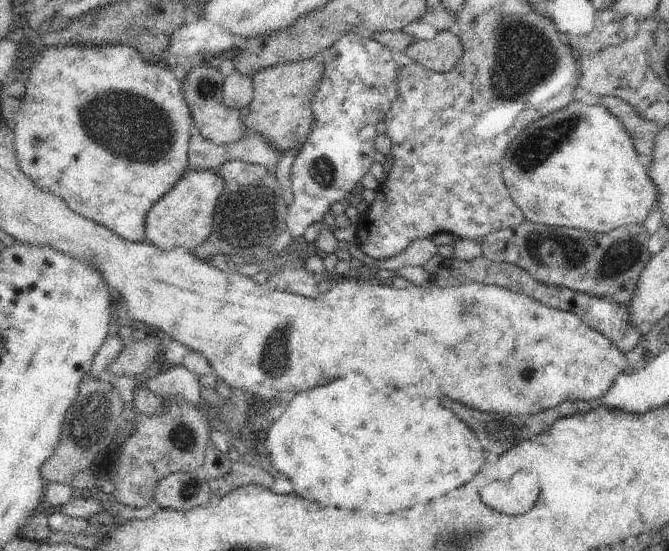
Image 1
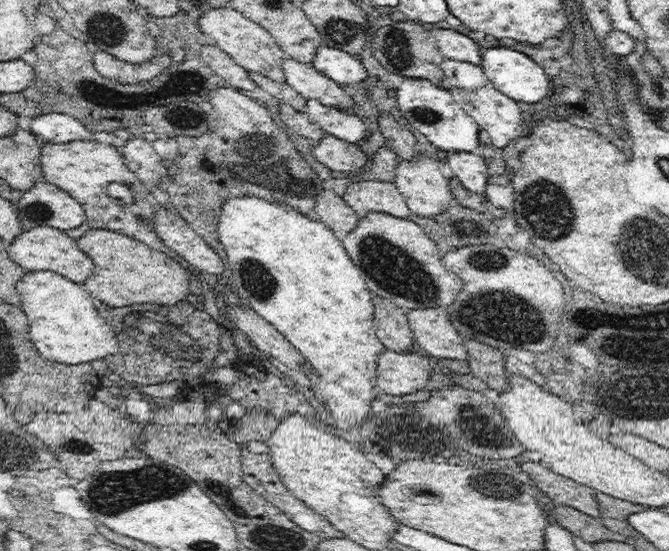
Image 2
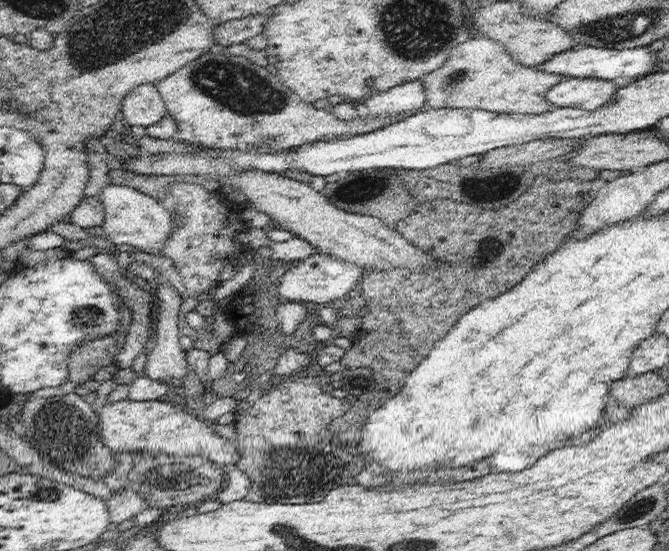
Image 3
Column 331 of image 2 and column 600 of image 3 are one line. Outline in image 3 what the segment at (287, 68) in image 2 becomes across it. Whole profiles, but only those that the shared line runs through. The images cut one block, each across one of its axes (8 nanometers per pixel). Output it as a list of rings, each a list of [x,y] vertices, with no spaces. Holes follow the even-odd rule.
[[[573,76],[561,78],[547,94],[547,102],[557,106],[575,106],[583,110],[597,110],[611,102],[619,90],[613,80],[601,80],[595,76]]]

